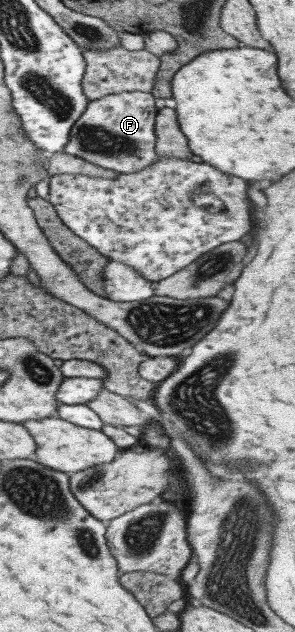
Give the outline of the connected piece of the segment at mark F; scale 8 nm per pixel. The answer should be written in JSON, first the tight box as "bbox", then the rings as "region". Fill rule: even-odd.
{"bbox":[61,92,160,173],"region":[[[120,92],[103,96],[99,100],[92,100],[87,105],[85,112],[77,119],[70,132],[67,146],[61,152],[83,158],[97,166],[114,170],[119,173],[132,173],[142,171],[143,168],[153,164],[160,157],[155,151],[156,134],[154,122],[158,109],[155,107],[155,96],[150,92]]]}

